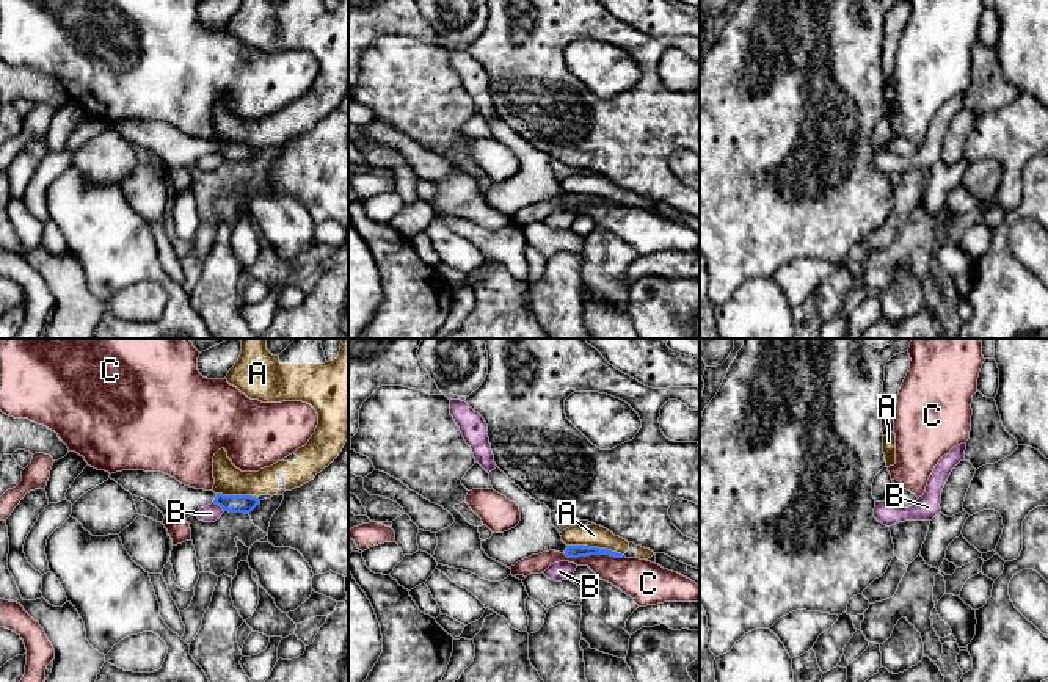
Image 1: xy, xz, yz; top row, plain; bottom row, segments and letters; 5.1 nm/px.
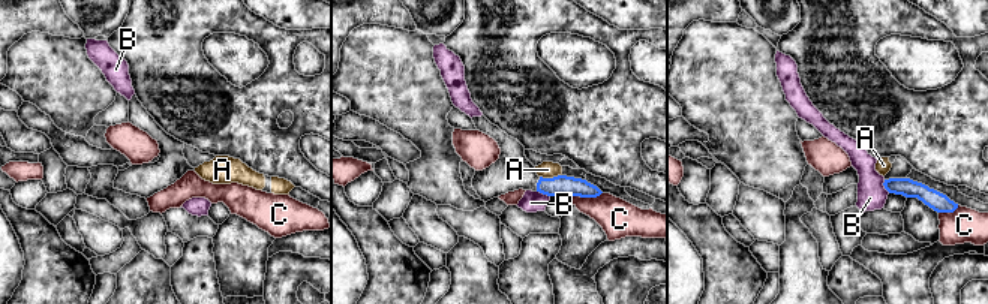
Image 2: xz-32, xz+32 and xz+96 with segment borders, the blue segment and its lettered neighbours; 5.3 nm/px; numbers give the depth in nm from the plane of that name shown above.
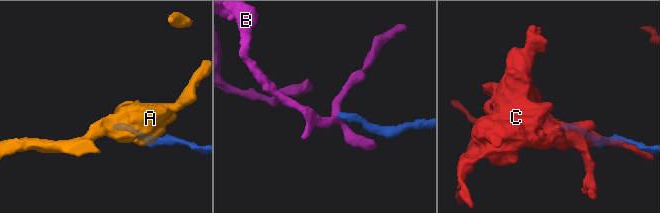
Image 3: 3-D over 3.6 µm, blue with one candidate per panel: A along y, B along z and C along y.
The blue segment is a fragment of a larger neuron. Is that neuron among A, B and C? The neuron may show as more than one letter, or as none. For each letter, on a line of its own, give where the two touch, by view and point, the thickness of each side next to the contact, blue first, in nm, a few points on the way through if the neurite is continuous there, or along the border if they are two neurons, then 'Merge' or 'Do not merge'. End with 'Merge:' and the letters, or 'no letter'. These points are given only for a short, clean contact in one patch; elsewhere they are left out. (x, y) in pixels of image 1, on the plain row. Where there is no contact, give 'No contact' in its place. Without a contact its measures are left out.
A: Touches blue at xz (596, 196). Thickness 60 nm (blue) against 120 nm. Boundary: xz (568, 193), (598, 195), (623, 204). Do not merge
B: Touches blue at xy (220, 154). Thickness 100 nm (blue) against 90 nm. Boundary: xy (214, 151), (223, 160). Do not merge
C: Touches blue at xz (593, 203). Thickness 60 nm (blue) against 200 nm. Do not merge
Merge: no letter

